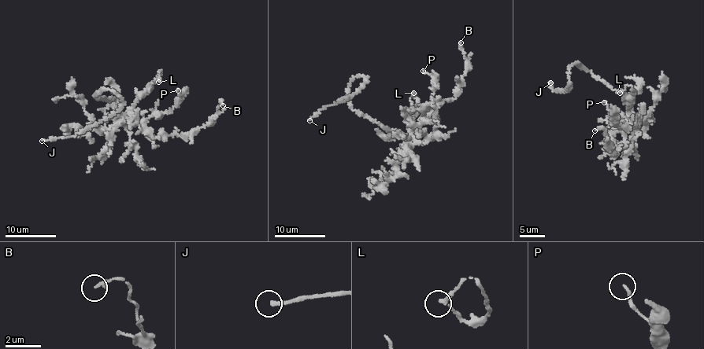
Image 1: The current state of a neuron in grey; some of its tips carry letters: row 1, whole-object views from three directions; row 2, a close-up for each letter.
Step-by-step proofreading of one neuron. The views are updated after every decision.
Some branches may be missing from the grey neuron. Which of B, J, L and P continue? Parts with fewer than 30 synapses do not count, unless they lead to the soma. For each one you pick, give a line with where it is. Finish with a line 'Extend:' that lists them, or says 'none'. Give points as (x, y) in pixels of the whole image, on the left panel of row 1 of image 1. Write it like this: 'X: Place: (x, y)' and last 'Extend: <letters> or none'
J: Place: (42, 141)
Extend: J

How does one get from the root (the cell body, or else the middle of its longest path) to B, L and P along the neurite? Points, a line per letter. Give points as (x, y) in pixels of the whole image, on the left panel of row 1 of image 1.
B: (110, 99), (156, 138), (182, 137), (200, 127), (217, 115), (220, 101), (223, 105)
L: (110, 99), (117, 101), (117, 108), (125, 114), (133, 106), (135, 101), (161, 70), (158, 82)
P: (110, 99), (117, 101), (123, 113), (142, 120), (176, 104), (181, 96), (178, 90)

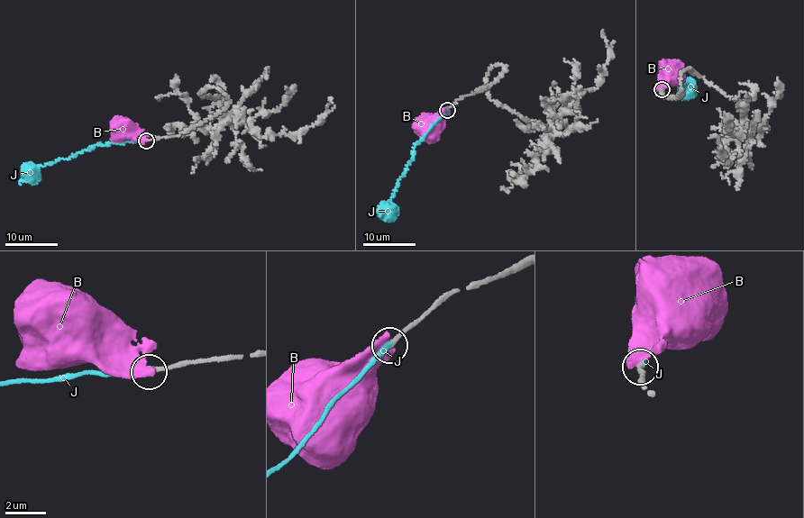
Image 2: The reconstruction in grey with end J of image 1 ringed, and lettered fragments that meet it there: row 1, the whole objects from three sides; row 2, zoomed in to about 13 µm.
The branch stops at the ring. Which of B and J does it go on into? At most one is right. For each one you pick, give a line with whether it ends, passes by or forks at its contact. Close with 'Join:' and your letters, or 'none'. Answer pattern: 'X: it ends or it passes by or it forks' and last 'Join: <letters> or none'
J: it ends
Join: J

